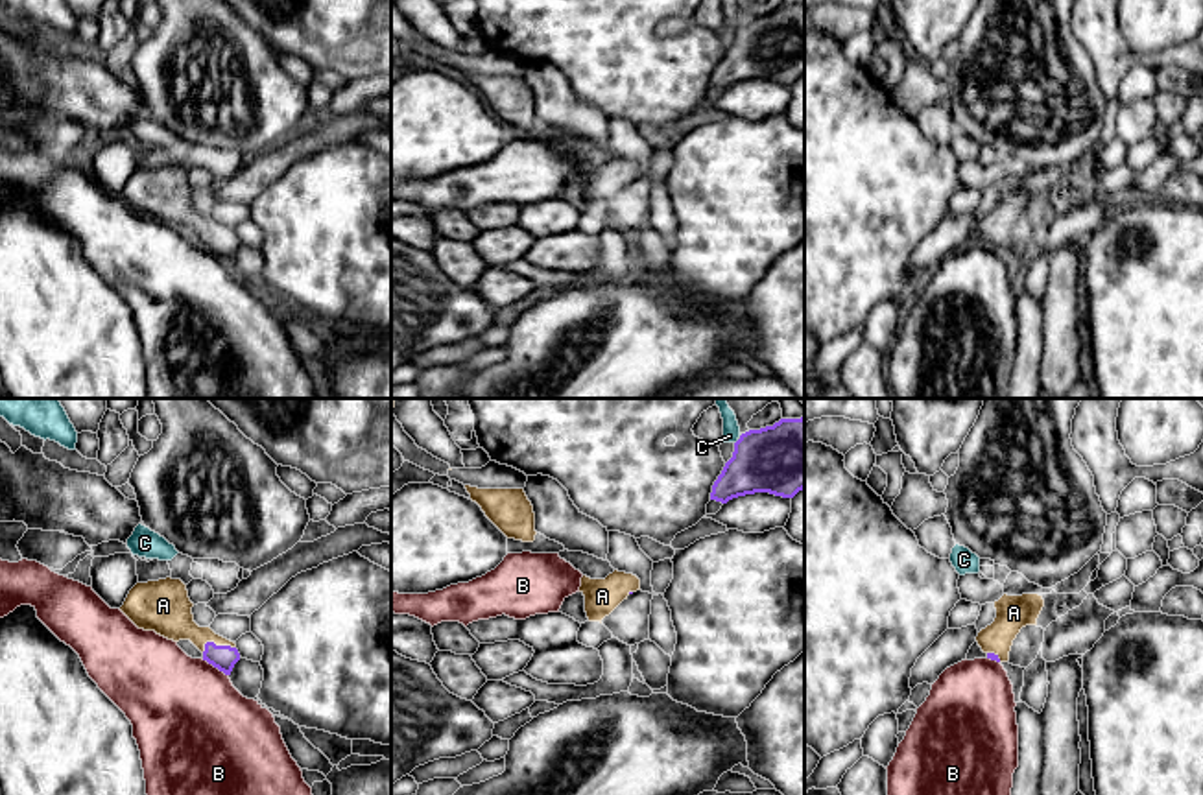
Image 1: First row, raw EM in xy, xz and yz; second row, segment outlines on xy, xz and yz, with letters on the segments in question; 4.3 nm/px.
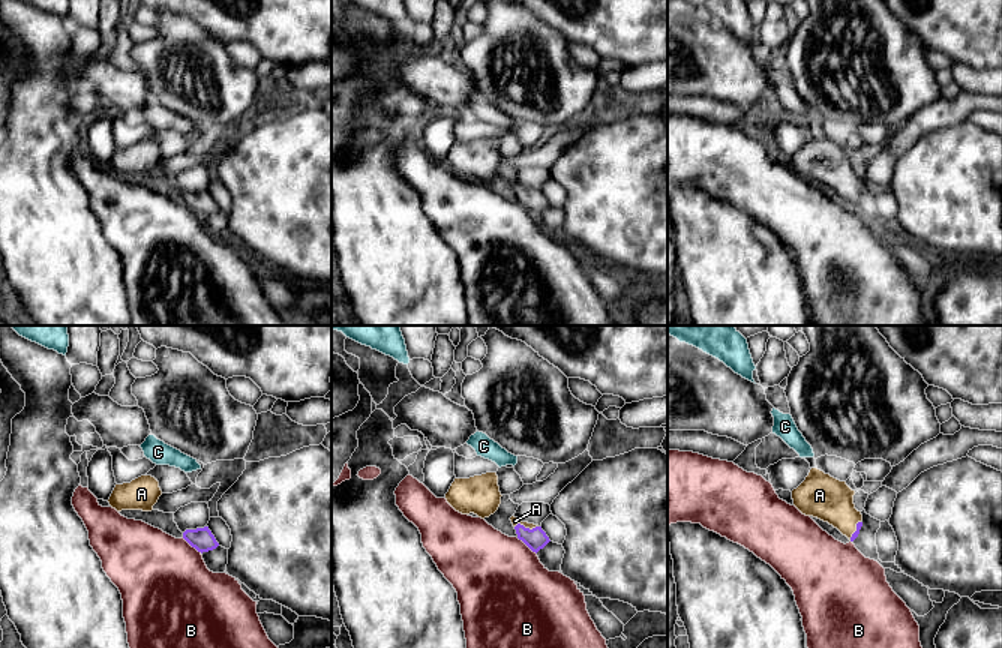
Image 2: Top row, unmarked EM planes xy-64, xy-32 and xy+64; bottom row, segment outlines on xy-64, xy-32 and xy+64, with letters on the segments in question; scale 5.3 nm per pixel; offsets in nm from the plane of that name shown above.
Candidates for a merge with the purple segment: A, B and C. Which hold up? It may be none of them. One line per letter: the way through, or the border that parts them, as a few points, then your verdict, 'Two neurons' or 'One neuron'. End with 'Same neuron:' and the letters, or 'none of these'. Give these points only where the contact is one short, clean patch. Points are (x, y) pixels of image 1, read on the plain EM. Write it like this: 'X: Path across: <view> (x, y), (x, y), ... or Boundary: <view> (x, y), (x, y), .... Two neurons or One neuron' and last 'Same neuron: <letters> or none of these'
A: Path across: xy (224, 244), (214, 231), (187, 216), (168, 198). One neuron
B: Two neurons
C: Two neurons
Same neuron: A

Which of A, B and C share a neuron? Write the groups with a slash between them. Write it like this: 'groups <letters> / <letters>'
groups A / B / C

